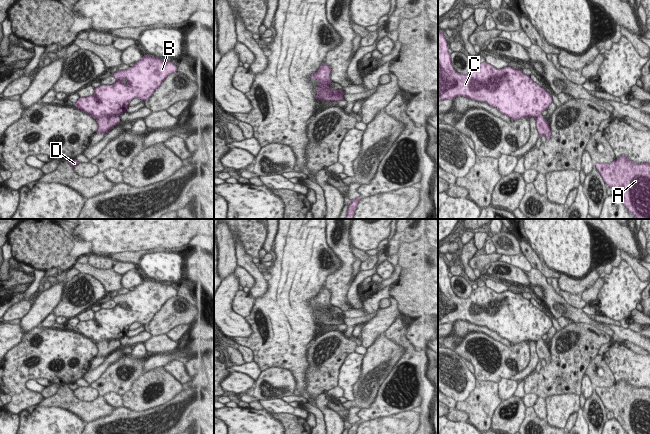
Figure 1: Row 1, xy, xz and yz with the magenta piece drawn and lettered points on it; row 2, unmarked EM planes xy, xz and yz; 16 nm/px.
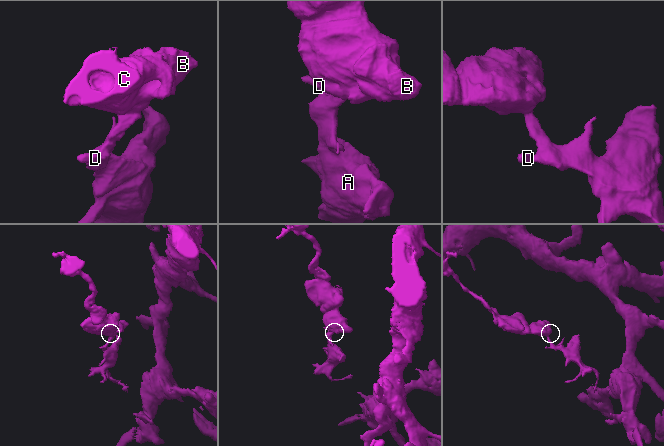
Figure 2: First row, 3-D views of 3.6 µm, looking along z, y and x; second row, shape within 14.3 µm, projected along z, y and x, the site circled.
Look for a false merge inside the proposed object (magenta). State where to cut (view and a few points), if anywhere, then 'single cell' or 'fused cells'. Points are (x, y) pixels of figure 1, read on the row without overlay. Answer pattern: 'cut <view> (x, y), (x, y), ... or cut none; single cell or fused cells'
cut xy (118, 339), (103, 339), (96, 343); fused cells

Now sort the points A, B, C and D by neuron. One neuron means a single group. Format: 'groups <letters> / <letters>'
groups A D / B C

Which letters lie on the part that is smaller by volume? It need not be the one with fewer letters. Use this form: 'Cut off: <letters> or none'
Cut off: A, D

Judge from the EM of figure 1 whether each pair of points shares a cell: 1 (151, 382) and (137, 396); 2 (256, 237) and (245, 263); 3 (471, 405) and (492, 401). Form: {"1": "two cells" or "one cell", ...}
{"1": "one cell", "2": "two cells", "3": "one cell"}

